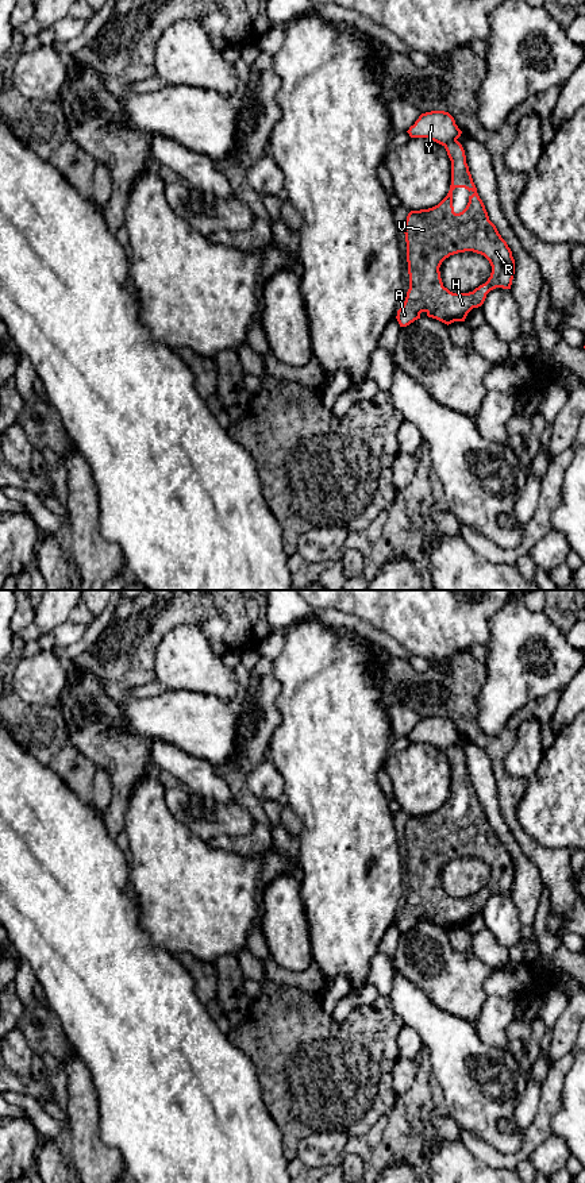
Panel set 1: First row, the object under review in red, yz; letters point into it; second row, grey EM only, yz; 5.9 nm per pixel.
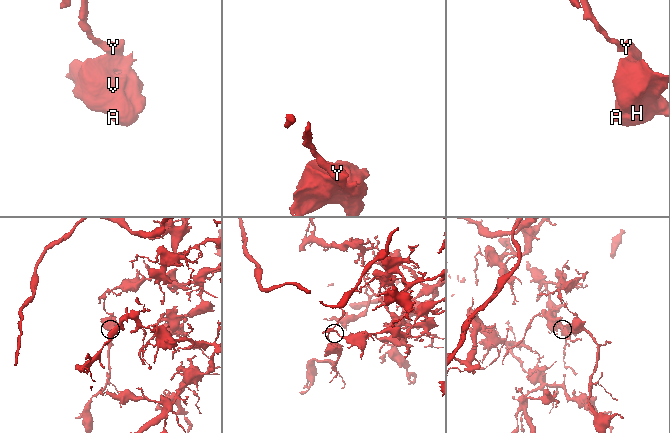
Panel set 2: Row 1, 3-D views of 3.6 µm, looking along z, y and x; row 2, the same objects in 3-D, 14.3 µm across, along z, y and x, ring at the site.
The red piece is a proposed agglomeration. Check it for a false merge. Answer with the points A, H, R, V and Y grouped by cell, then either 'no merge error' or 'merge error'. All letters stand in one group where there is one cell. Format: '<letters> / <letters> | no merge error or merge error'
A H R V / Y | merge error

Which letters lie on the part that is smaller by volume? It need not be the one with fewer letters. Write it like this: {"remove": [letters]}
{"remove": ["A", "H", "R", "V"]}

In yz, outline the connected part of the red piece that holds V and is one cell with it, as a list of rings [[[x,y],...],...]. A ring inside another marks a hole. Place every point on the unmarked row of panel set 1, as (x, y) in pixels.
[[[458,745],[449,747],[444,754],[451,766],[447,801],[432,813],[411,816],[405,825],[409,894],[396,921],[400,932],[420,924],[422,917],[447,930],[465,926],[473,913],[484,909],[490,895],[511,894],[512,890],[512,856],[489,825],[469,777],[465,755]],[[455,793],[473,797],[466,813],[459,818],[455,818],[453,812]],[[465,856],[484,860],[492,878],[488,886],[473,897],[453,898],[443,891],[439,872],[450,860]]]

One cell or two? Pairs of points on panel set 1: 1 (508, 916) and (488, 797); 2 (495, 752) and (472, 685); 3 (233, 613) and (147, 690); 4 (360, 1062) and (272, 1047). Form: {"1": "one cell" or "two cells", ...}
{"1": "two cells", "2": "one cell", "3": "two cells", "4": "one cell"}

